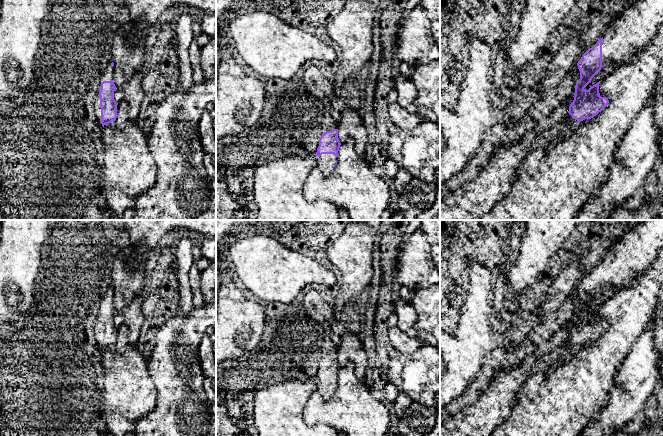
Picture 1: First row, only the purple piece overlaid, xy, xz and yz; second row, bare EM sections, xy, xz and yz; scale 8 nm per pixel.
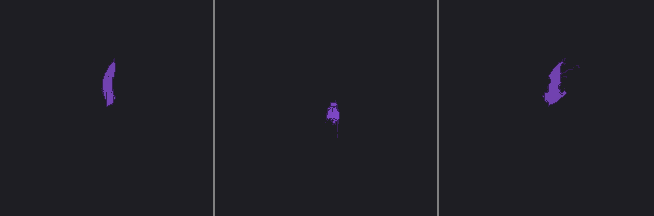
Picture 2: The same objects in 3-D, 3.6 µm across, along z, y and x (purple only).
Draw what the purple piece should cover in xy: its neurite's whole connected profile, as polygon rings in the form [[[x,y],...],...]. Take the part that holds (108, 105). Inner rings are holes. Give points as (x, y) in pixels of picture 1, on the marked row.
[[[103,81],[99,91],[100,108],[101,108],[101,124],[102,126],[115,121],[117,118],[117,105],[114,99],[114,91],[116,86],[112,81]]]

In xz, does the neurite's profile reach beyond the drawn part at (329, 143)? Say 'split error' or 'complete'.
split error

